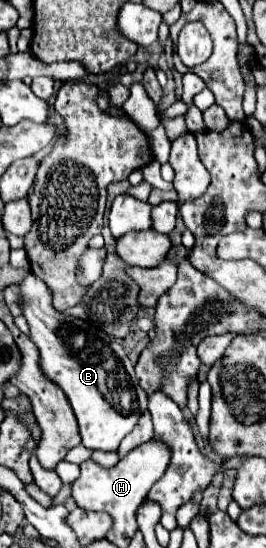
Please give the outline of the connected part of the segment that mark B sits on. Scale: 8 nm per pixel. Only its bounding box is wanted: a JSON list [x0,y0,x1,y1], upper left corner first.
[17,273,147,451]

